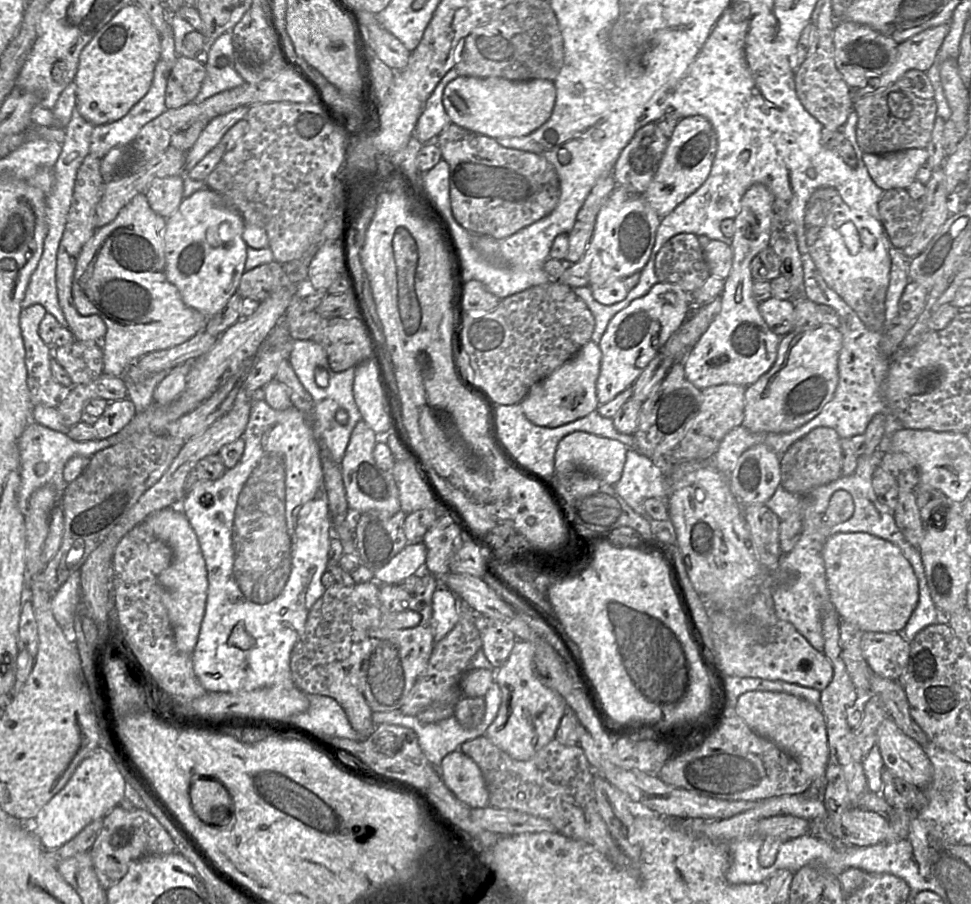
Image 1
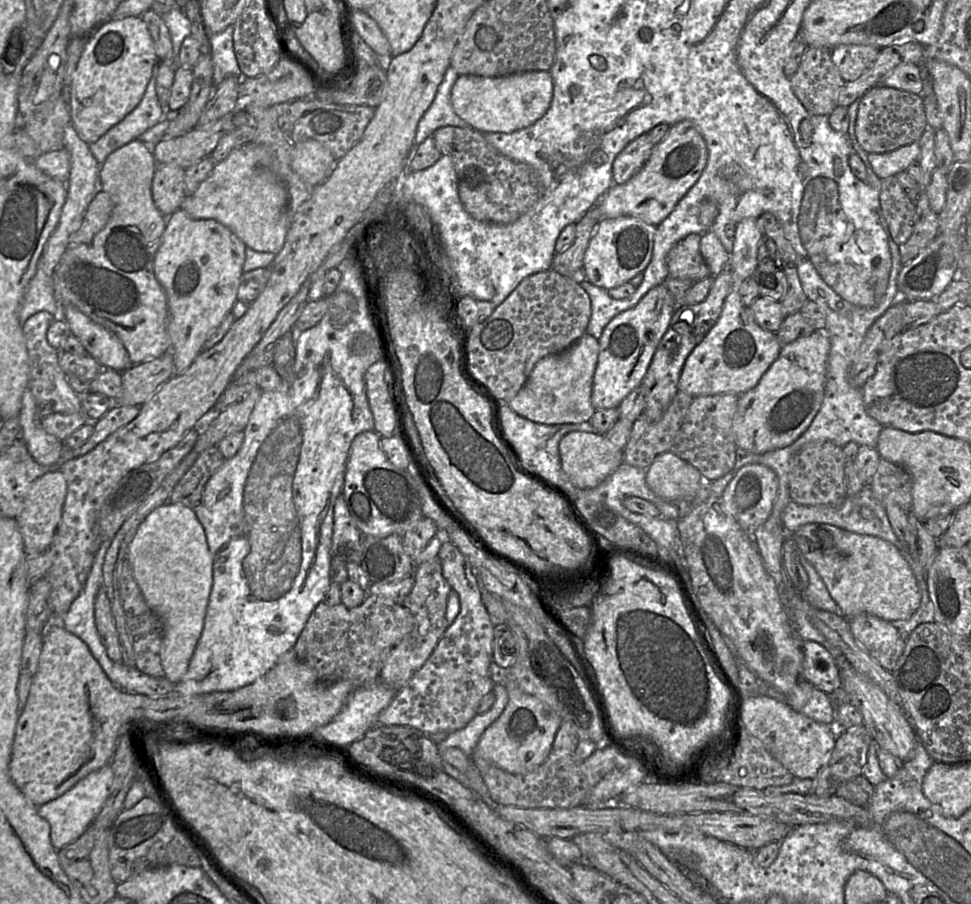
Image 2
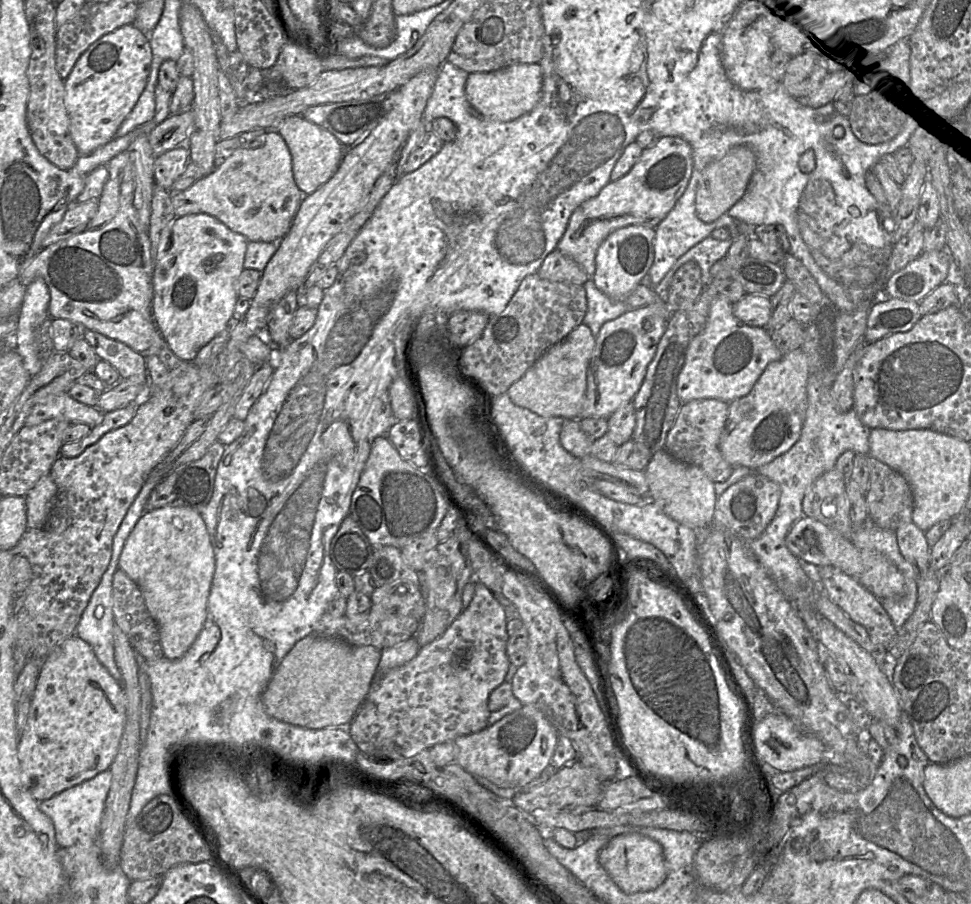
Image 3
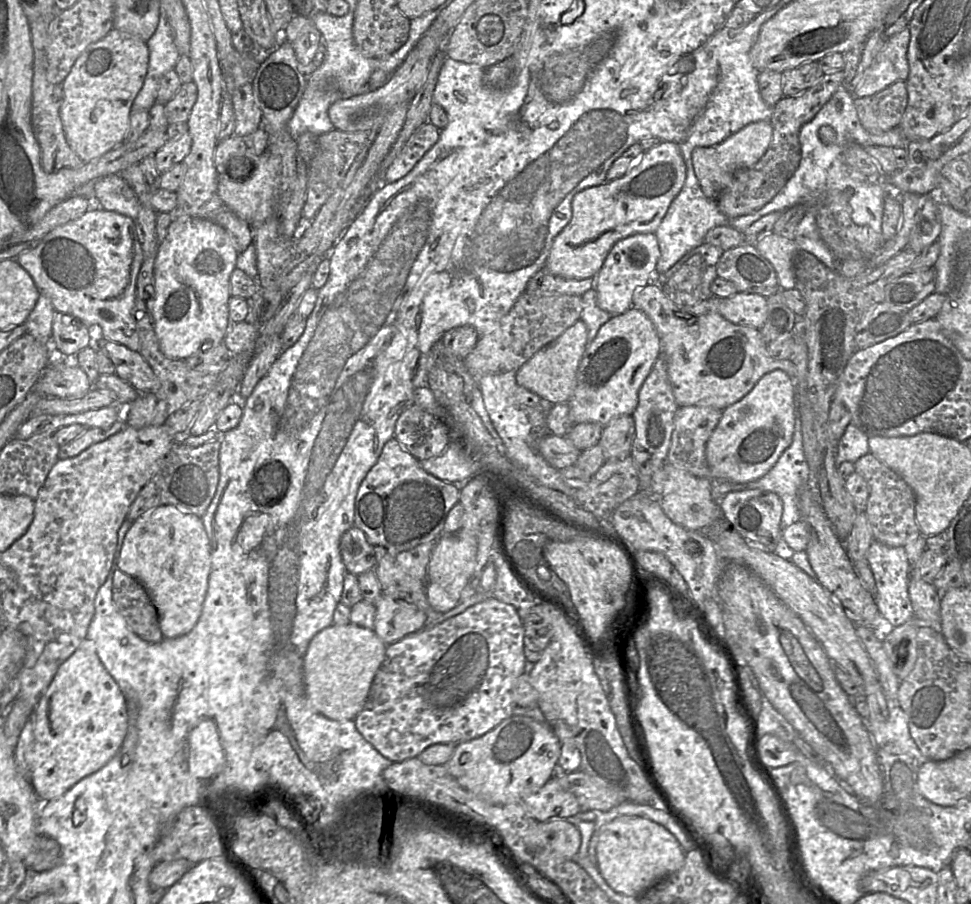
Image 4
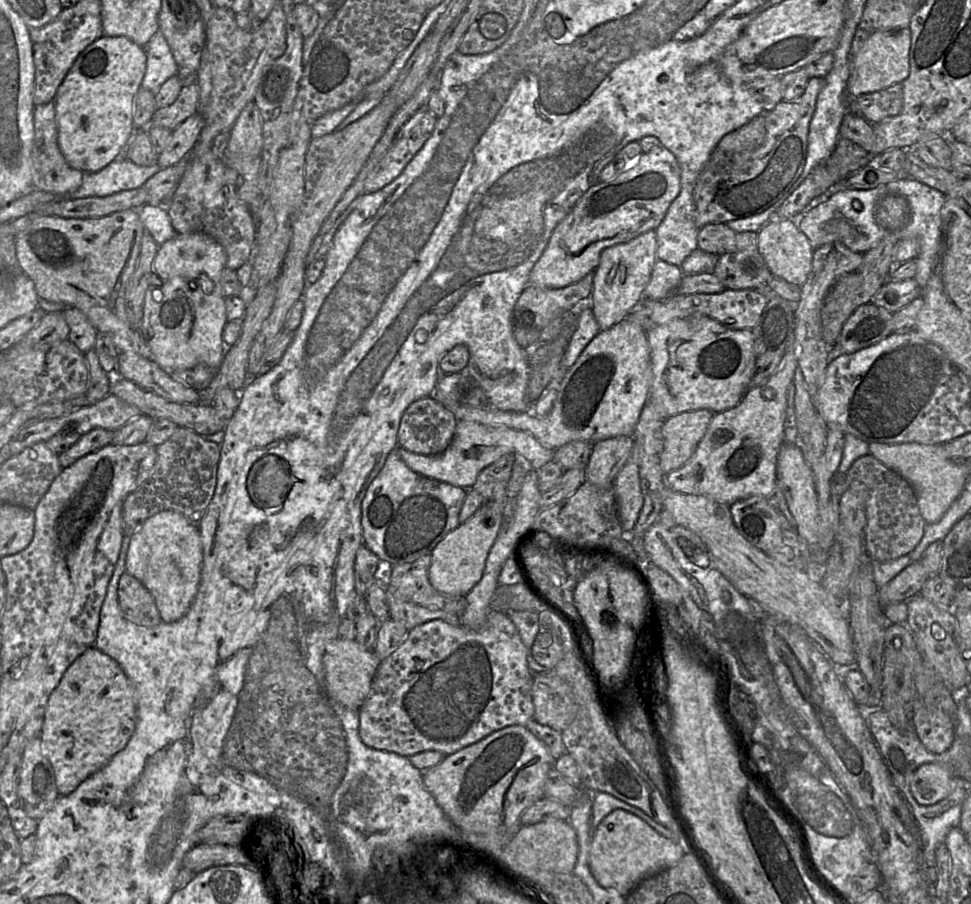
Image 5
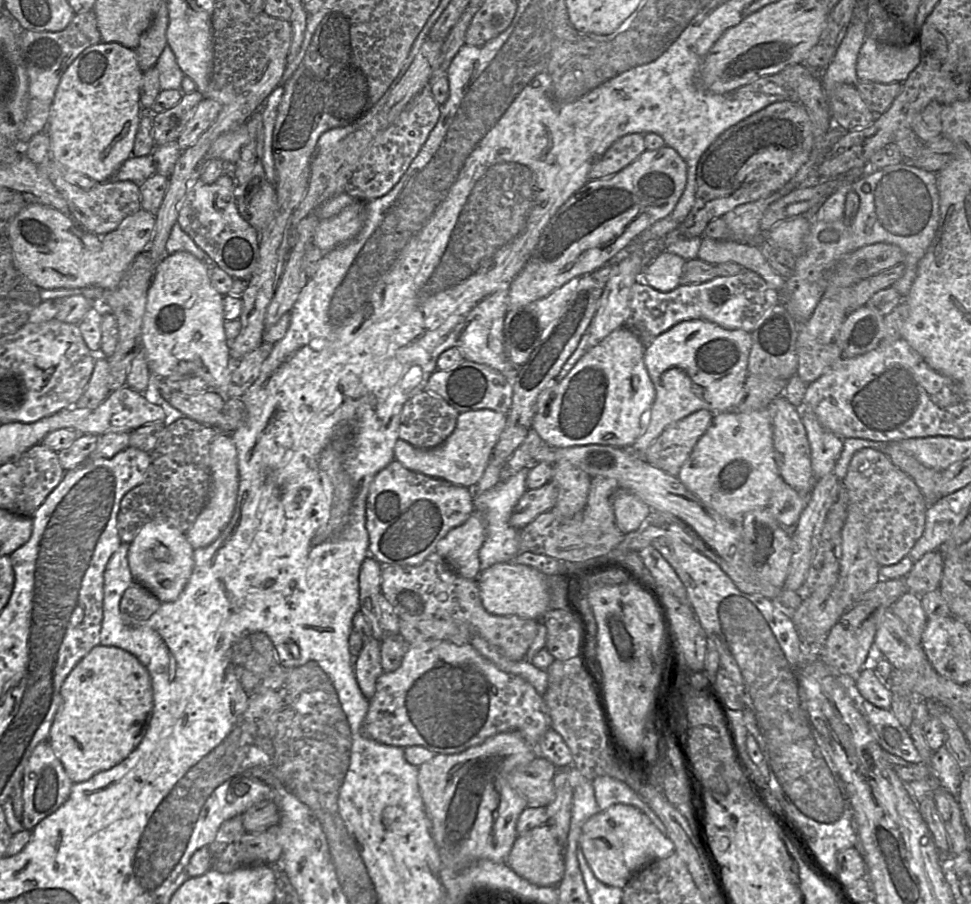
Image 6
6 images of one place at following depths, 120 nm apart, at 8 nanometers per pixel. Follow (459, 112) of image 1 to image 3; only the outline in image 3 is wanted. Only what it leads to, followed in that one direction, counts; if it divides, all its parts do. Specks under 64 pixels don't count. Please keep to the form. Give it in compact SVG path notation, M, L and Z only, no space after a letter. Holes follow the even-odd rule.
M518 63L491 72L469 73L465 93L480 114L501 122L515 120L534 109L542 91L542 68L539 63Z

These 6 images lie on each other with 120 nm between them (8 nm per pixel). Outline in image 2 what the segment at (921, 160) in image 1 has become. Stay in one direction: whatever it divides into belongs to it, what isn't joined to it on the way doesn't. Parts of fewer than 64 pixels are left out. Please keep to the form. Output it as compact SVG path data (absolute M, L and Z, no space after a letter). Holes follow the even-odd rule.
M914 142L891 152L870 153L868 161L878 178L884 179L906 171L911 163L918 162L919 157L920 147Z

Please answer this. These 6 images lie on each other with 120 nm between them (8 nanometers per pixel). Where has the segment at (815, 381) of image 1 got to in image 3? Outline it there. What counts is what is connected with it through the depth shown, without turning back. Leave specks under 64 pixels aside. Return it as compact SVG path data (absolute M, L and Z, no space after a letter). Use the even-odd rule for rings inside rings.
M799 348L769 363L752 390L729 403L719 447L730 465L756 470L787 452L798 441L807 411L808 377L807 356Z

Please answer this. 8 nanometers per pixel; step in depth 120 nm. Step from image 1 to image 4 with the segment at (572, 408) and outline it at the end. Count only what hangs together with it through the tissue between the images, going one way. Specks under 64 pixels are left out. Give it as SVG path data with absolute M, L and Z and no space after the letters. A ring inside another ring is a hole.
M579 319L520 367L516 372L517 384L553 404L568 402L574 392L577 370L587 346L587 327Z

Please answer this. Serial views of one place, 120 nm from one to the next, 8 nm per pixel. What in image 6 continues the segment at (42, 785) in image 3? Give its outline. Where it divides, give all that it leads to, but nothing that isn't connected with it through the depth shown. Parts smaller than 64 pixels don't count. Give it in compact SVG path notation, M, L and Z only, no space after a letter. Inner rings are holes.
M94 647L67 676L60 694L61 703L47 742L73 784L122 762L148 729L153 710L151 677L133 654L121 648Z

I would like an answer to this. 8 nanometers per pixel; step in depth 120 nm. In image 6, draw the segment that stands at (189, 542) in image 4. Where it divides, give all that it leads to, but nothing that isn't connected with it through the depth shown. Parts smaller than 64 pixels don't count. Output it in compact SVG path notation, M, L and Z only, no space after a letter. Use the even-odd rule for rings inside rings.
M164 521L145 524L129 544L128 564L134 580L162 603L175 601L185 588L194 566L194 548L183 533Z

